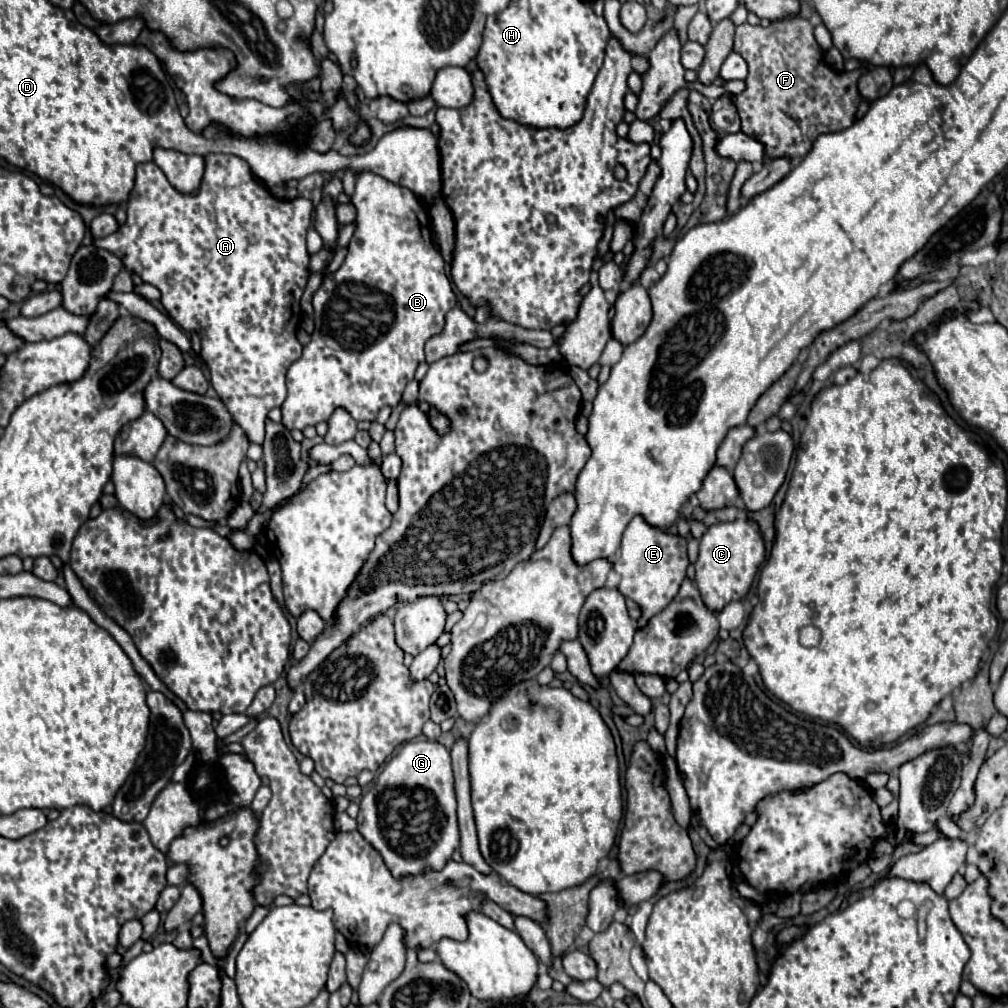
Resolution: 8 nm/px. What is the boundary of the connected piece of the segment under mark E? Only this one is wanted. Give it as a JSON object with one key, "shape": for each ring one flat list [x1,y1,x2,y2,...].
{"shape":[[636,516,628,524,628,528,624,530,620,556,616,558,614,570,622,576,618,590,626,598,632,598,642,610,642,616,638,618,638,628,644,628,648,624,648,618,656,616,664,606,672,602,682,580,686,578,686,568,688,556,686,540,682,536,672,536,670,532,652,528,640,516]]}

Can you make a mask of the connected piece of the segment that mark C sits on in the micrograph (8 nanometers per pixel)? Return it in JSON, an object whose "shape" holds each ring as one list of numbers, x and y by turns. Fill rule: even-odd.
{"shape":[[734,520,734,522,718,522,708,526,704,536,700,538,700,552,696,560,696,586,704,596,704,604,718,612,732,600,742,600,766,558,764,540,760,536,760,528,754,520]]}

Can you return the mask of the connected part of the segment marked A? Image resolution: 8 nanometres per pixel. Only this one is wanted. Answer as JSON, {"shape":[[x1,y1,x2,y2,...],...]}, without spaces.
{"shape":[[208,154,198,194,180,194,154,162,146,162,136,168,136,184,126,206,126,222,114,234,94,240,94,244,116,254,126,268,156,286,162,292,166,312,180,328,200,334,200,354,208,364,214,390,244,428,248,440,262,444,268,412,286,400,286,370,302,354,296,328,300,324,300,296,308,282,306,232,312,222,312,202,306,198,278,200,242,158]]}

